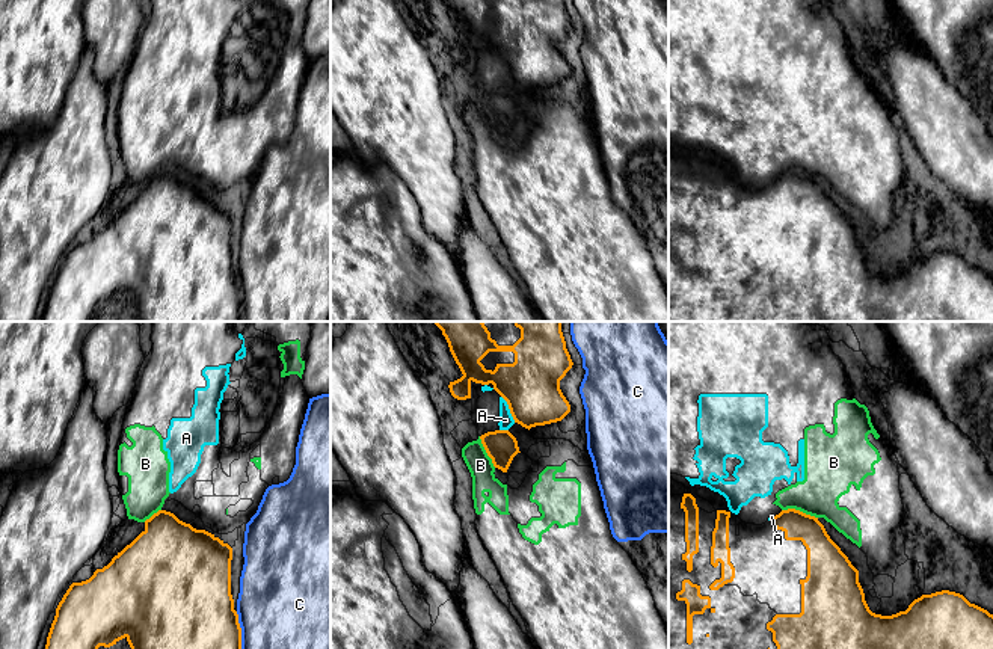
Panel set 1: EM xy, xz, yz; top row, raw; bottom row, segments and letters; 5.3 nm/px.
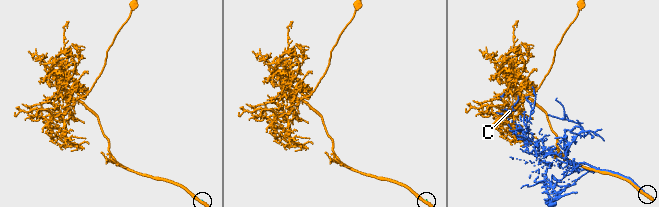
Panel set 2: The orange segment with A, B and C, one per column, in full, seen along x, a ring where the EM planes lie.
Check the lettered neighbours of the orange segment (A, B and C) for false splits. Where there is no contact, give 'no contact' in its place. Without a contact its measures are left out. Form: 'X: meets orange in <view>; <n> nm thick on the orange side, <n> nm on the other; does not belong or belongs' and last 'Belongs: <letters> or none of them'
A: meets orange in xz; 300 nm thick on the orange side, 80 nm on the other; does not belong
B: meets orange in yz; 160 nm thick on the orange side, 260 nm on the other; does not belong
C: meets orange in xy; 500 nm thick on the orange side, 500 nm on the other; does not belong
Belongs: none of them

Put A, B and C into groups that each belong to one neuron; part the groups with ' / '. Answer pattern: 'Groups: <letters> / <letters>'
Groups: A B / C

